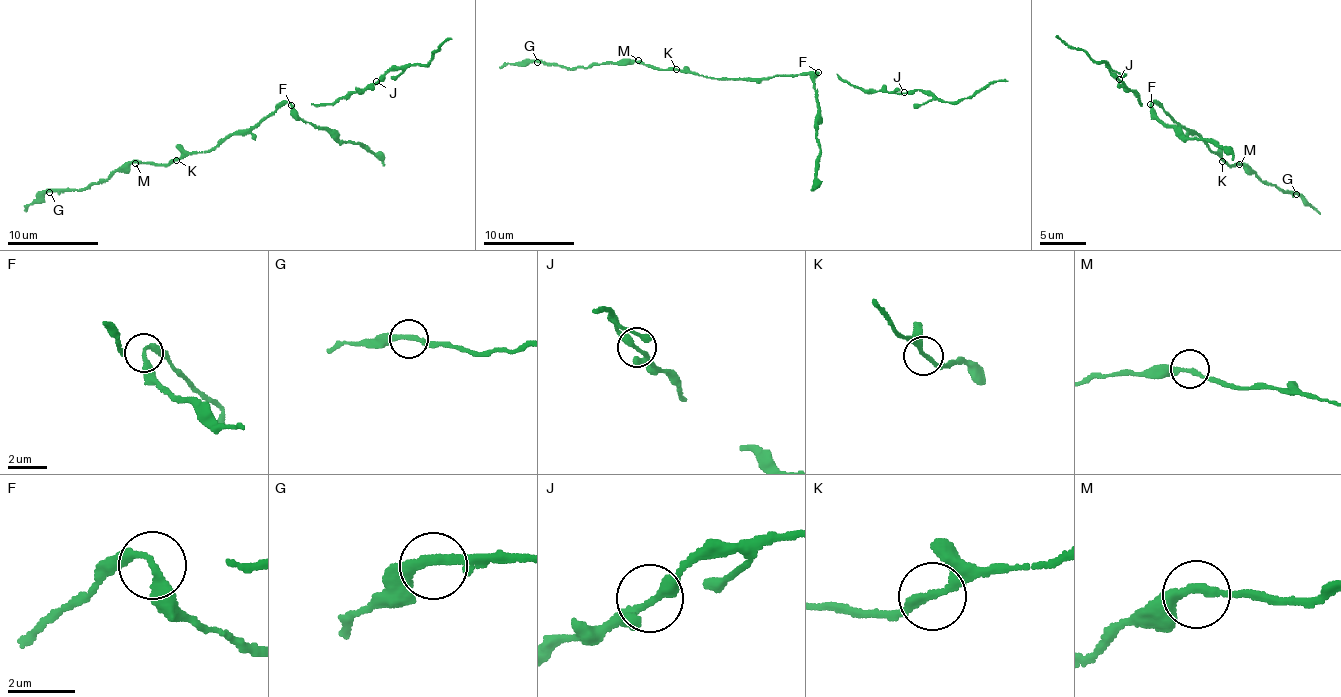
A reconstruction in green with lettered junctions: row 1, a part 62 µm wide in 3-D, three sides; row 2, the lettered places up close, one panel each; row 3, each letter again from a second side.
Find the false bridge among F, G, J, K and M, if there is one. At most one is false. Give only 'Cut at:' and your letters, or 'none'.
Cut at: F

